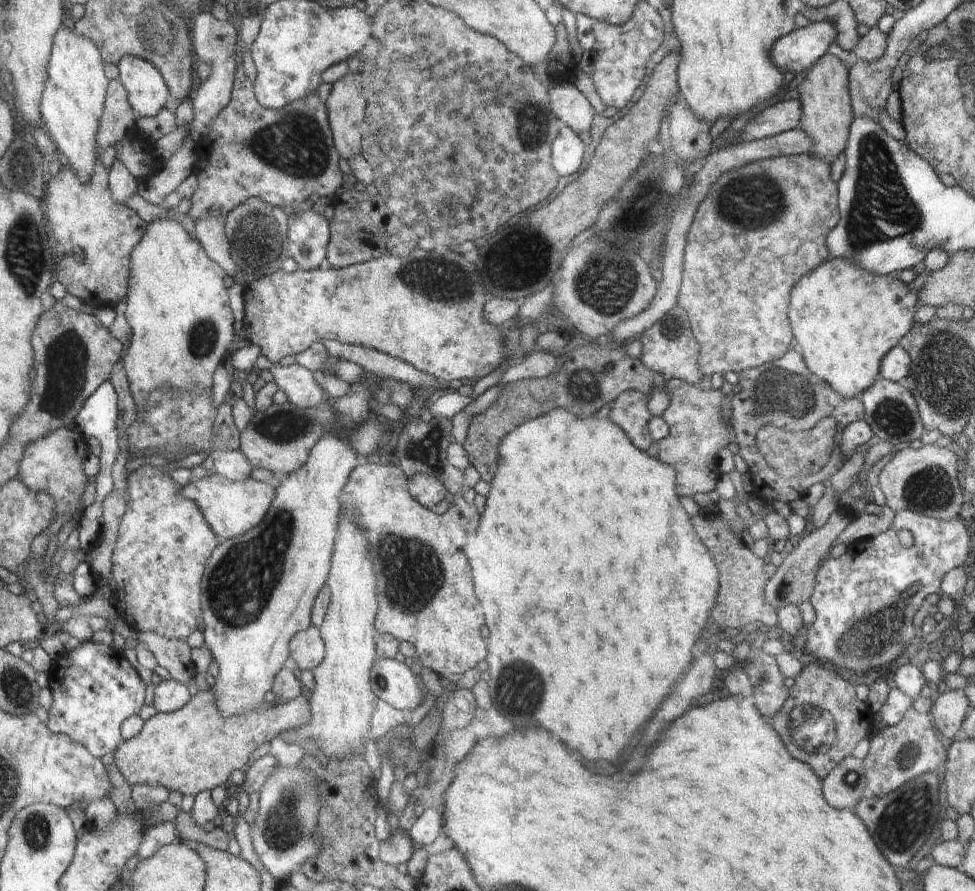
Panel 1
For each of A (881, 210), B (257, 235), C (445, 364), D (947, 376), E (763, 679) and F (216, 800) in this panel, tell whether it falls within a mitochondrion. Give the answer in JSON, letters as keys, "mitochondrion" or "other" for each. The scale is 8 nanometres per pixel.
{"A":"mitochondrion","B":"mitochondrion","C":"other","D":"mitochondrion","E":"mitochondrion","F":"other"}

